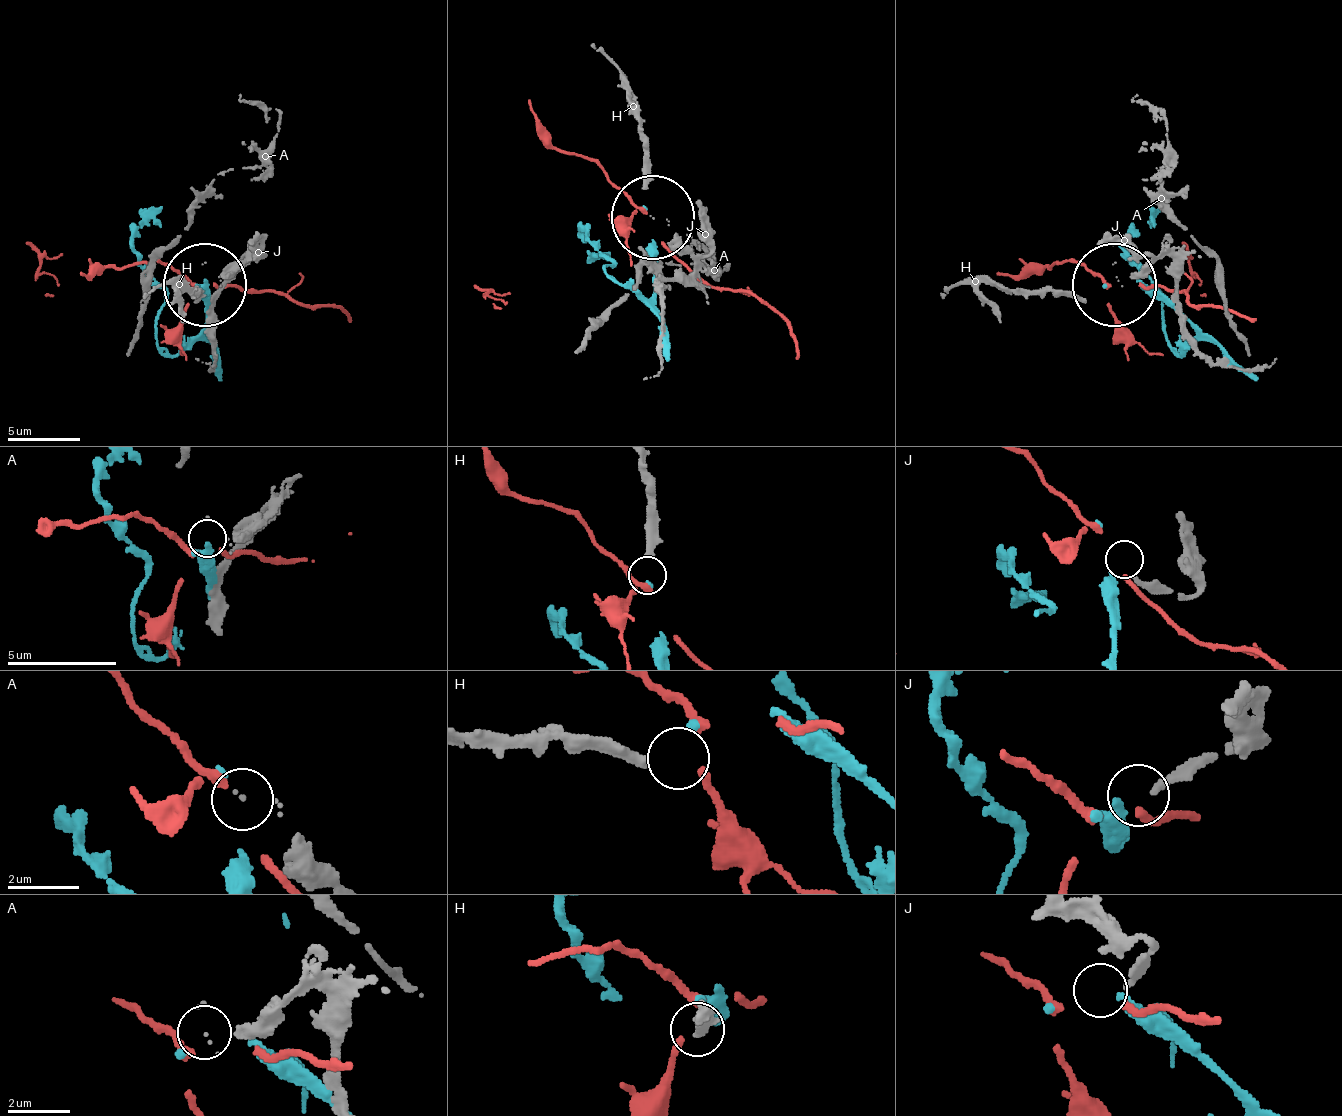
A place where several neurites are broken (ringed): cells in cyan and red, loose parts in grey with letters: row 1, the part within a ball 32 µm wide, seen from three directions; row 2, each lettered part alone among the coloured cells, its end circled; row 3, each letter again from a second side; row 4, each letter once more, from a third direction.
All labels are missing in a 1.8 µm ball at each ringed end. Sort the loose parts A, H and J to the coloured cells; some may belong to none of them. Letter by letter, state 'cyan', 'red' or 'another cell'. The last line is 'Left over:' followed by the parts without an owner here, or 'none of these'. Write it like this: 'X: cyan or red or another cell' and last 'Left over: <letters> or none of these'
A: another cell
H: cyan
J: another cell
Left over: A, J

